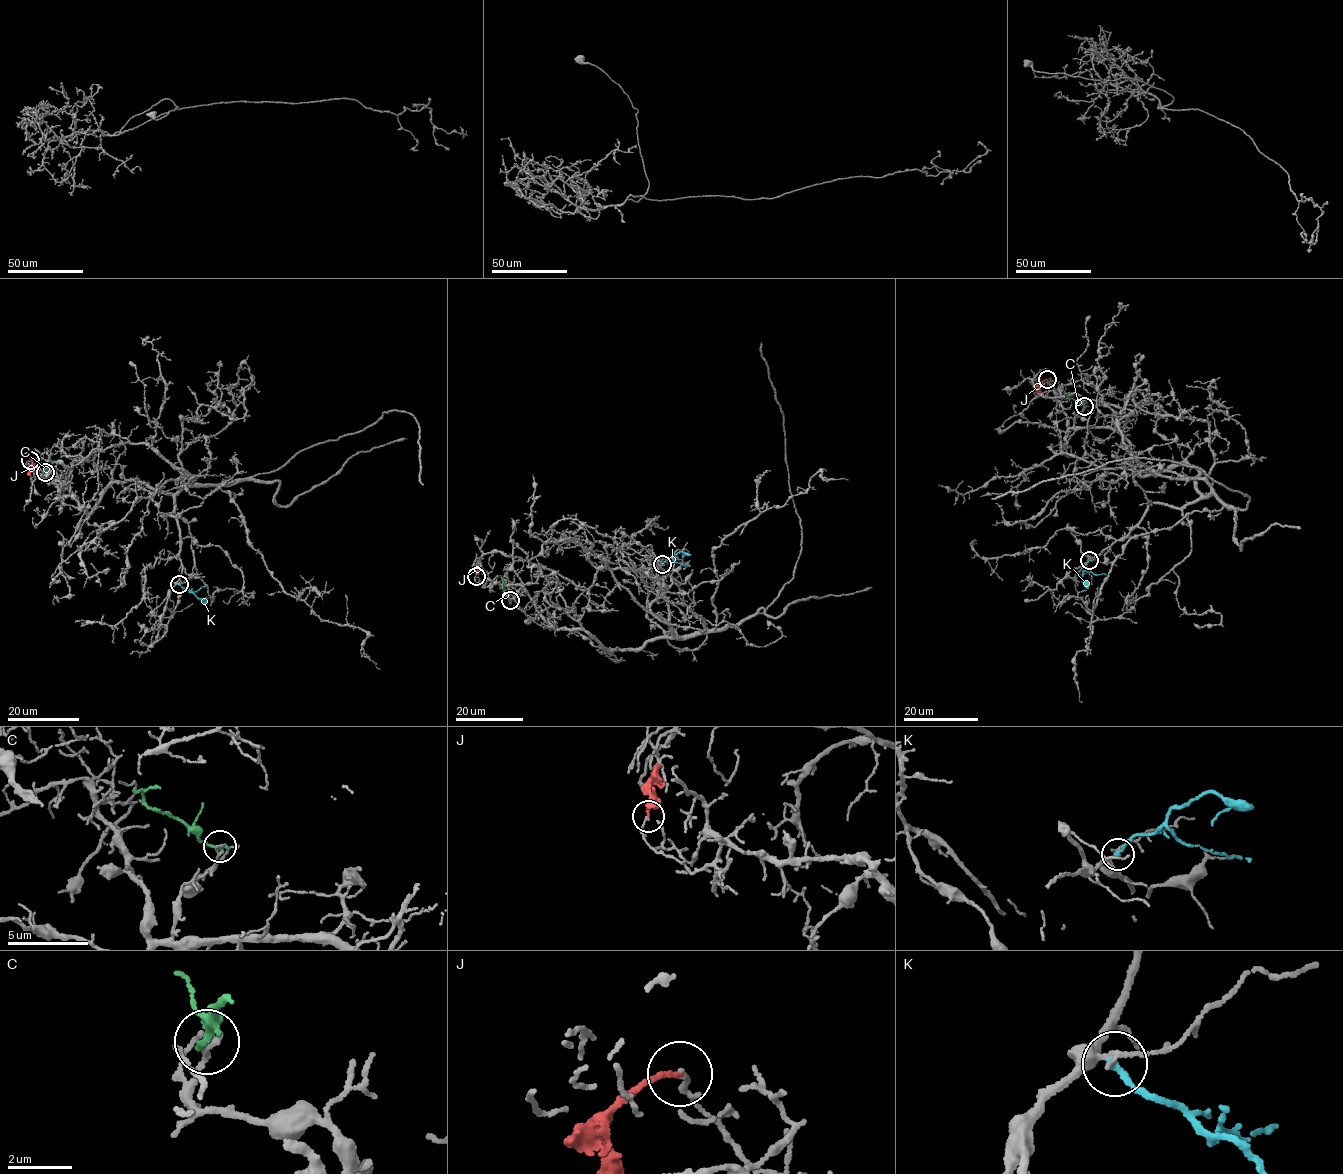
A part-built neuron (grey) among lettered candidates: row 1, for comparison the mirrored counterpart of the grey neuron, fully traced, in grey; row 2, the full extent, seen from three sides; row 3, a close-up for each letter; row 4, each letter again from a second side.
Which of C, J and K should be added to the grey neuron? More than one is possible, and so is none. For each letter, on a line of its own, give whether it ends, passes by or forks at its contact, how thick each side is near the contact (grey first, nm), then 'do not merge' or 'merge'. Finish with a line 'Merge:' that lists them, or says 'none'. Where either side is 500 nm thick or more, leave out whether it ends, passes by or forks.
C: it ends | 130/220 nm | do not merge
J: it ends | 130/160 nm | do not merge
K: it ends | 240/240 nm | do not merge
Merge: none

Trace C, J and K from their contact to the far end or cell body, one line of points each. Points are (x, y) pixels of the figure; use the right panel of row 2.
C: (1084, 406), (1067, 396), (1070, 392)
J: (1047, 379), (1035, 392)
K: (1089, 561), (1086, 566), (1094, 575), (1106, 575)

